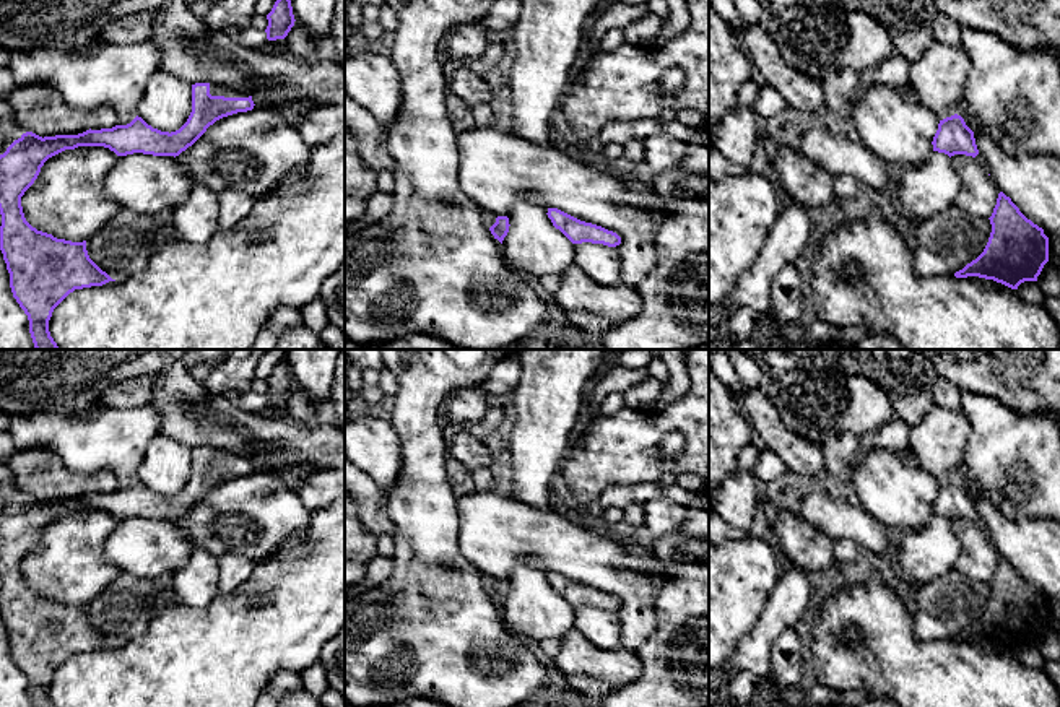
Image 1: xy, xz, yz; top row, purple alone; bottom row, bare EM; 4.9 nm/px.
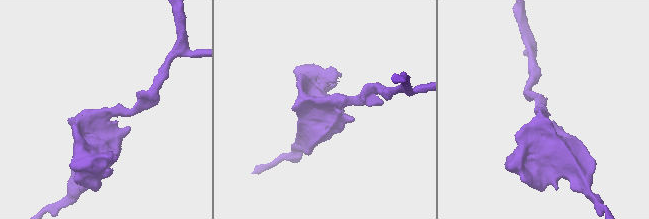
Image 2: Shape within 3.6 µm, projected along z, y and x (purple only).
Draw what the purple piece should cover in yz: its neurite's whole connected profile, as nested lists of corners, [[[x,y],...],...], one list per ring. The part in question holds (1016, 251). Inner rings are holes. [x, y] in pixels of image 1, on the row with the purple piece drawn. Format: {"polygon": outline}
{"polygon": [[[1003,192],[988,218],[992,232],[984,252],[956,271],[956,278],[979,276],[1011,289],[1024,281],[1037,281],[1049,262],[1049,237],[1027,219]]]}

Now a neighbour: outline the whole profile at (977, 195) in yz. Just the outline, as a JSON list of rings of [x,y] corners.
[[[966,154],[951,156],[951,166],[961,180],[954,206],[975,218],[990,218],[1000,190],[988,172],[975,158]]]

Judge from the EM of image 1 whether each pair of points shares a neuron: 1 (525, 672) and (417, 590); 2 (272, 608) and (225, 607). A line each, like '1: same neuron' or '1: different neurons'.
1: same neuron
2: same neuron

